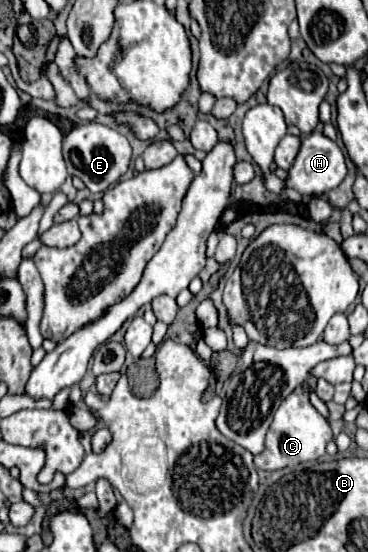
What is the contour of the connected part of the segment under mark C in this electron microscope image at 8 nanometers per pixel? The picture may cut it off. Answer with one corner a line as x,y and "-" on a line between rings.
314,376
309,378
299,386
289,398
285,398
275,412
275,418
271,422
271,428
265,438
265,450
255,456
255,466
261,470
281,470
289,471
306,470
313,464
321,460
325,454
325,446
329,440
333,440
329,422
311,406
307,394
305,394
305,385
310,381
317,381

